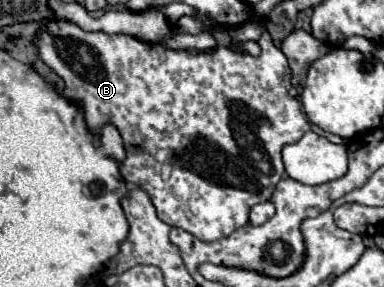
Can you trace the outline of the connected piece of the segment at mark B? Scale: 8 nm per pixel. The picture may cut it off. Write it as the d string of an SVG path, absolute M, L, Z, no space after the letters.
M52 19L48 23L48 27L38 33L38 39L36 39L40 59L64 79L66 87L62 91L62 97L82 107L88 131L94 133L94 135L100 135L102 127L106 123L114 125L120 131L120 137L122 137L122 143L124 143L124 151L126 151L126 159L120 161L120 173L122 173L124 181L128 183L128 187L142 187L150 195L150 199L152 199L152 203L154 203L154 207L158 211L158 217L164 223L168 223L172 227L178 227L178 229L184 229L184 231L196 235L200 241L206 241L206 243L222 239L222 237L228 237L232 231L236 231L238 227L248 223L248 211L250 211L252 205L270 201L276 183L284 175L284 165L282 165L282 157L280 157L282 145L296 143L306 131L310 130L318 133L318 135L322 135L334 144L343 142L341 137L324 132L316 125L308 123L306 113L304 113L302 103L300 103L300 97L298 97L298 89L290 83L292 75L290 75L288 61L286 61L284 53L272 43L268 33L264 33L260 37L260 41L258 41L258 45L262 47L260 57L252 57L252 55L244 55L244 53L232 51L228 47L228 39L226 39L228 33L226 31L218 31L216 37L222 37L218 41L216 49L192 53L188 49L168 49L162 43L144 43L140 39L132 39L132 35L120 35L120 33L108 35L108 33L102 33L102 31L84 31L84 29L76 27L72 21Z

